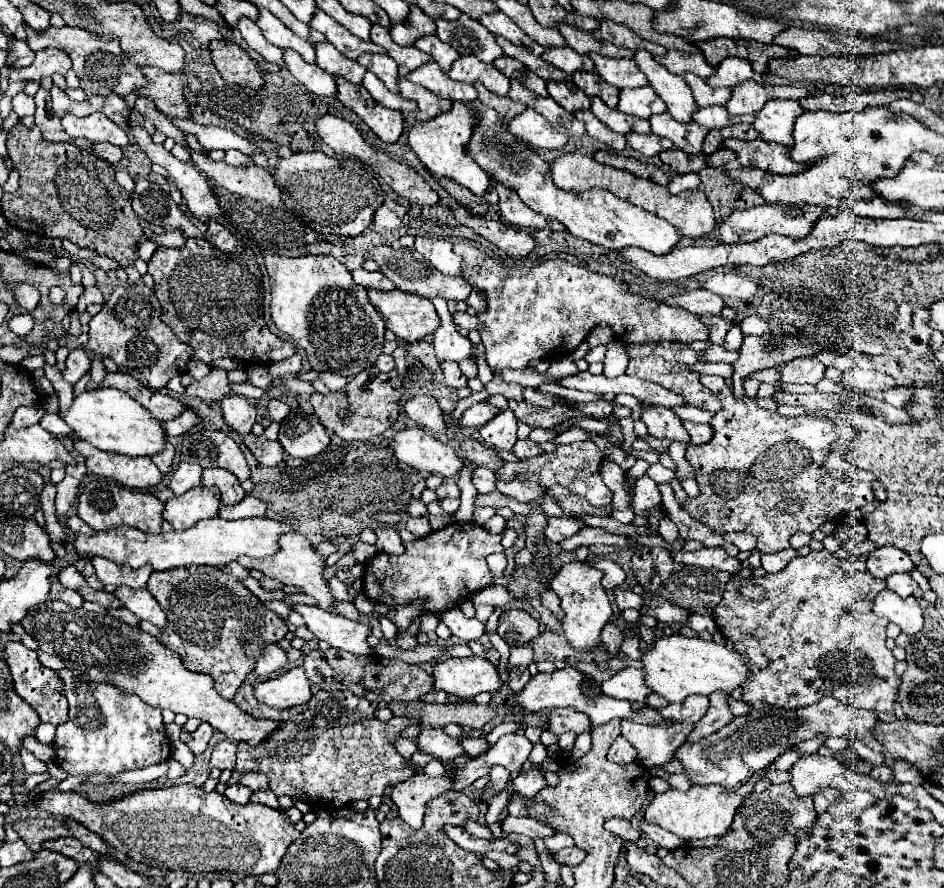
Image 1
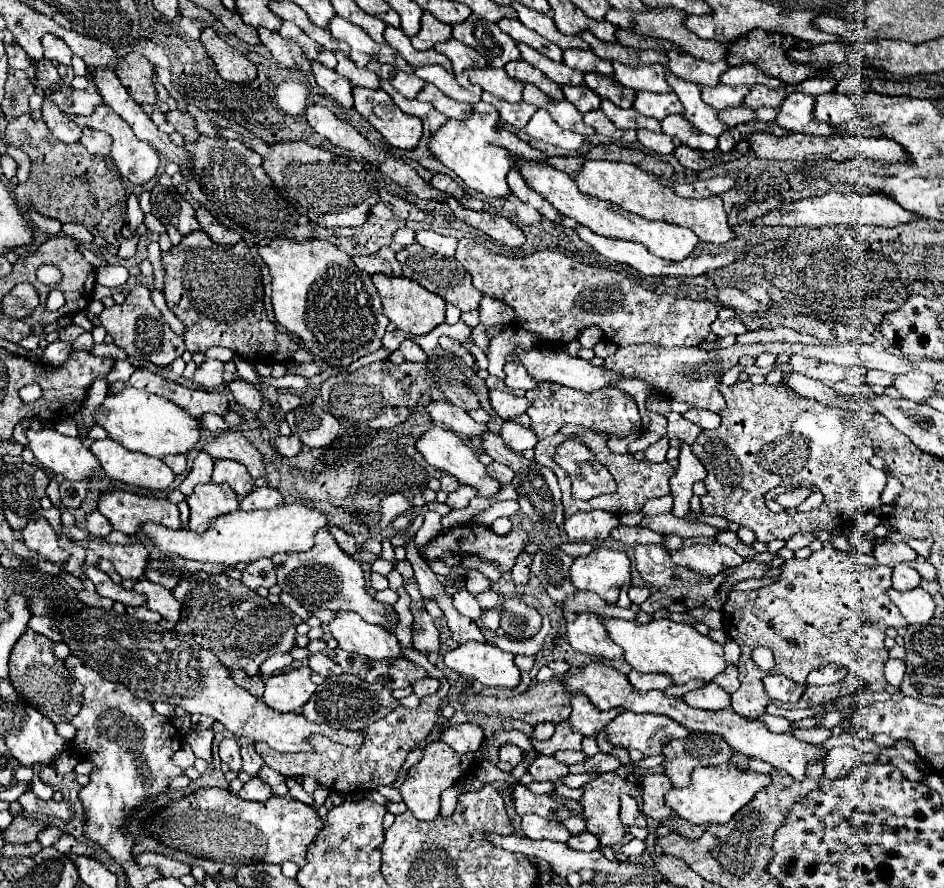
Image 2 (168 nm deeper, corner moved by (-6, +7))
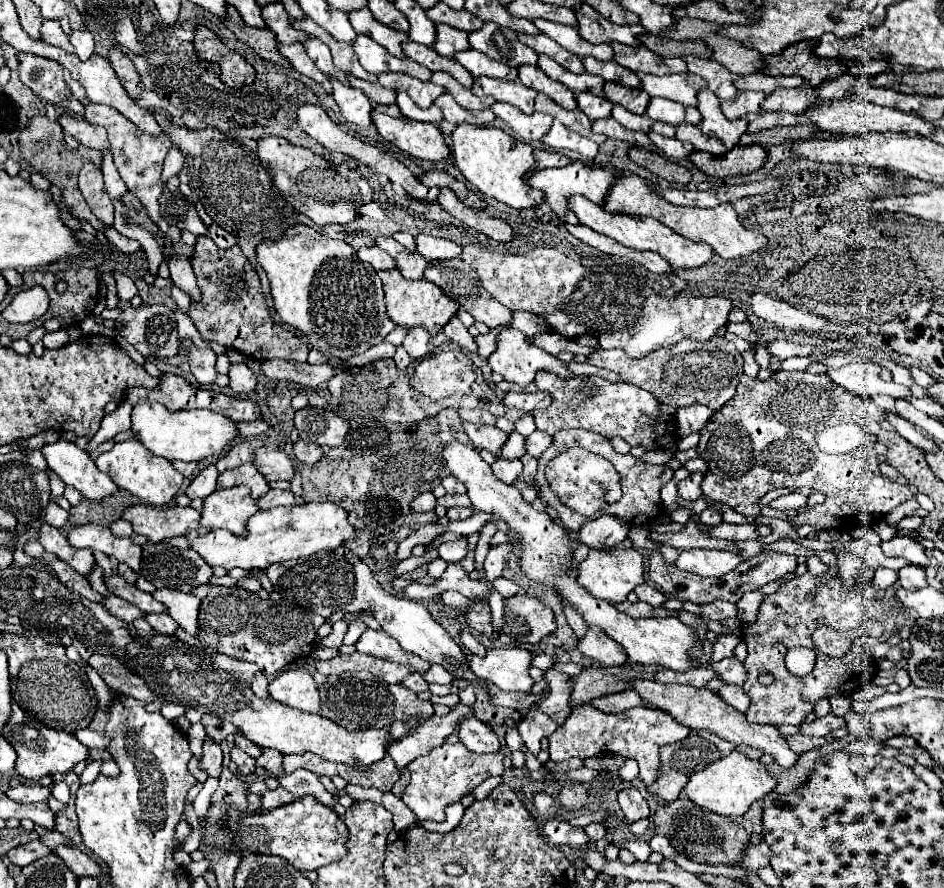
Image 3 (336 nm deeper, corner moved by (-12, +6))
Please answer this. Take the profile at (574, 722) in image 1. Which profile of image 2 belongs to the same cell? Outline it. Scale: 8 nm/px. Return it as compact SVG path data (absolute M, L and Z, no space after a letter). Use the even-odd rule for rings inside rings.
M573 696L571 698L571 716L569 716L569 724L573 732L579 732L583 736L593 736L599 728L607 726L613 718L617 716L617 710L607 710L607 712L599 712L587 696Z

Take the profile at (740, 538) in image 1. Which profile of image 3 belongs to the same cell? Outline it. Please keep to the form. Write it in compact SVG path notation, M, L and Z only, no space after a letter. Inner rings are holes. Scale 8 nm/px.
M707 507L699 517L701 517L701 521L703 521L705 525L711 525L711 527L721 523L721 513L719 513L717 509L713 509L713 507Z

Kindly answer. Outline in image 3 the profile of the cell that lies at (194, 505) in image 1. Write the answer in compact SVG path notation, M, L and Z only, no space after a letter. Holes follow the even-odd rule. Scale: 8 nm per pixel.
M231 487L231 489L217 489L211 493L201 511L201 527L205 531L211 529L229 529L235 535L245 533L245 521L257 513L257 501L251 497L247 487Z

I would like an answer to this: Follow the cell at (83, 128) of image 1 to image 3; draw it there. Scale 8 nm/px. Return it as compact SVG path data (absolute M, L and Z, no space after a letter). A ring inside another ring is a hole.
M87 103L85 105L85 119L93 125L101 125L107 129L109 135L109 149L115 157L115 165L127 185L127 189L145 205L149 217L159 225L159 229L165 233L165 237L173 243L181 241L181 231L177 227L169 227L161 215L159 215L159 197L163 193L163 181L161 181L161 171L163 171L163 161L167 157L167 151L171 149L171 141L167 139L165 133L153 137L143 133L135 123L131 123L127 117L123 117L117 109L107 107L107 105L95 105L95 103Z

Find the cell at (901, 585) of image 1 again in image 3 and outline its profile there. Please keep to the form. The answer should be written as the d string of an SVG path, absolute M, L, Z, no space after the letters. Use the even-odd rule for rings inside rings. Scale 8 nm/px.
M907 565L907 567L899 569L899 583L907 591L917 591L917 589L925 587L927 585L927 581L925 581L925 569L913 567L913 565Z

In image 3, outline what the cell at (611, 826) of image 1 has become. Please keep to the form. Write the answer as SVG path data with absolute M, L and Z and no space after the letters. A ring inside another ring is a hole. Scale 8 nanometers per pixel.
M635 787L619 791L619 805L623 809L627 823L635 823L643 817L649 817L649 805Z

